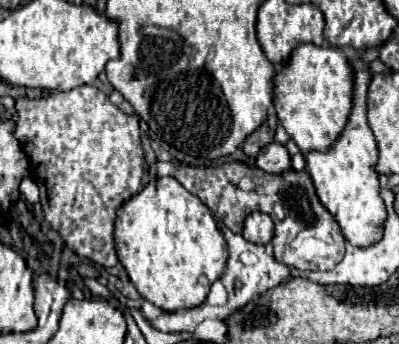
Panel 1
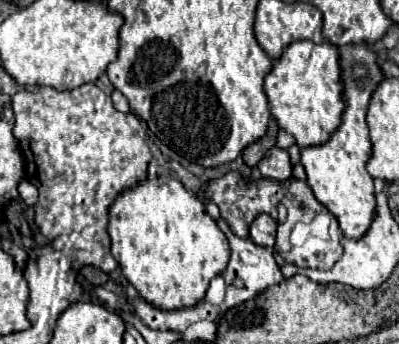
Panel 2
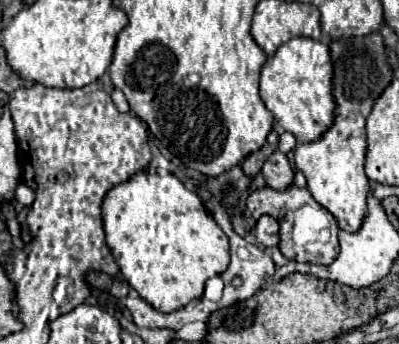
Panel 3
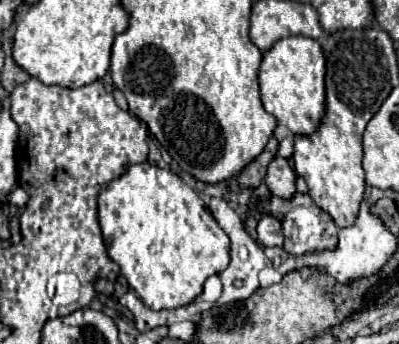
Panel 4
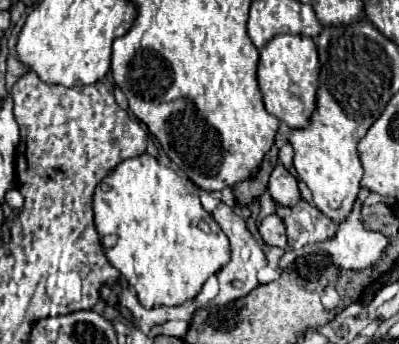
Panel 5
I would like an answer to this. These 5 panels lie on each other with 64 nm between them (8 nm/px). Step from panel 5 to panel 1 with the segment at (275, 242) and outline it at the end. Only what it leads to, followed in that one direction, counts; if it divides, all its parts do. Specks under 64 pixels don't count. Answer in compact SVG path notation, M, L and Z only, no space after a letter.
M252 212L246 216L244 220L244 228L242 228L242 236L250 242L256 244L268 244L274 236L274 222L268 214L262 212Z

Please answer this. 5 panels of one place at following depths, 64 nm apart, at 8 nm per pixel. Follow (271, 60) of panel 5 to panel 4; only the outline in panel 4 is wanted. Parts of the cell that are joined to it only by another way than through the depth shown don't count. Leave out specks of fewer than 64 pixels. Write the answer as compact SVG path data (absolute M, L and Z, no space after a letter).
M290 36L278 40L272 50L264 52L260 64L260 96L266 112L270 112L278 124L284 124L294 136L310 136L322 124L324 118L324 76L326 76L326 60L322 46L306 36Z

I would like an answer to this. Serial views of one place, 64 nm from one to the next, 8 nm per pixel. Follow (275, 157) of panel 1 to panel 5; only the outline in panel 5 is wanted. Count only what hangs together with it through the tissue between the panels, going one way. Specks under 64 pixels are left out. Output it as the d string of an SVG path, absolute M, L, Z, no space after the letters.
M280 162L274 166L270 180L268 180L268 192L272 194L276 204L282 206L294 206L300 200L298 180L290 170L286 170Z

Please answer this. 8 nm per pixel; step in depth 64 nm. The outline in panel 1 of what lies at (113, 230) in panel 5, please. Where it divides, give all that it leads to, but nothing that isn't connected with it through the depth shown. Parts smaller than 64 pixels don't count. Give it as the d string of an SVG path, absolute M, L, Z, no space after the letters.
M176 178L152 180L116 216L116 252L140 296L164 312L200 306L228 260L226 240L210 208Z

